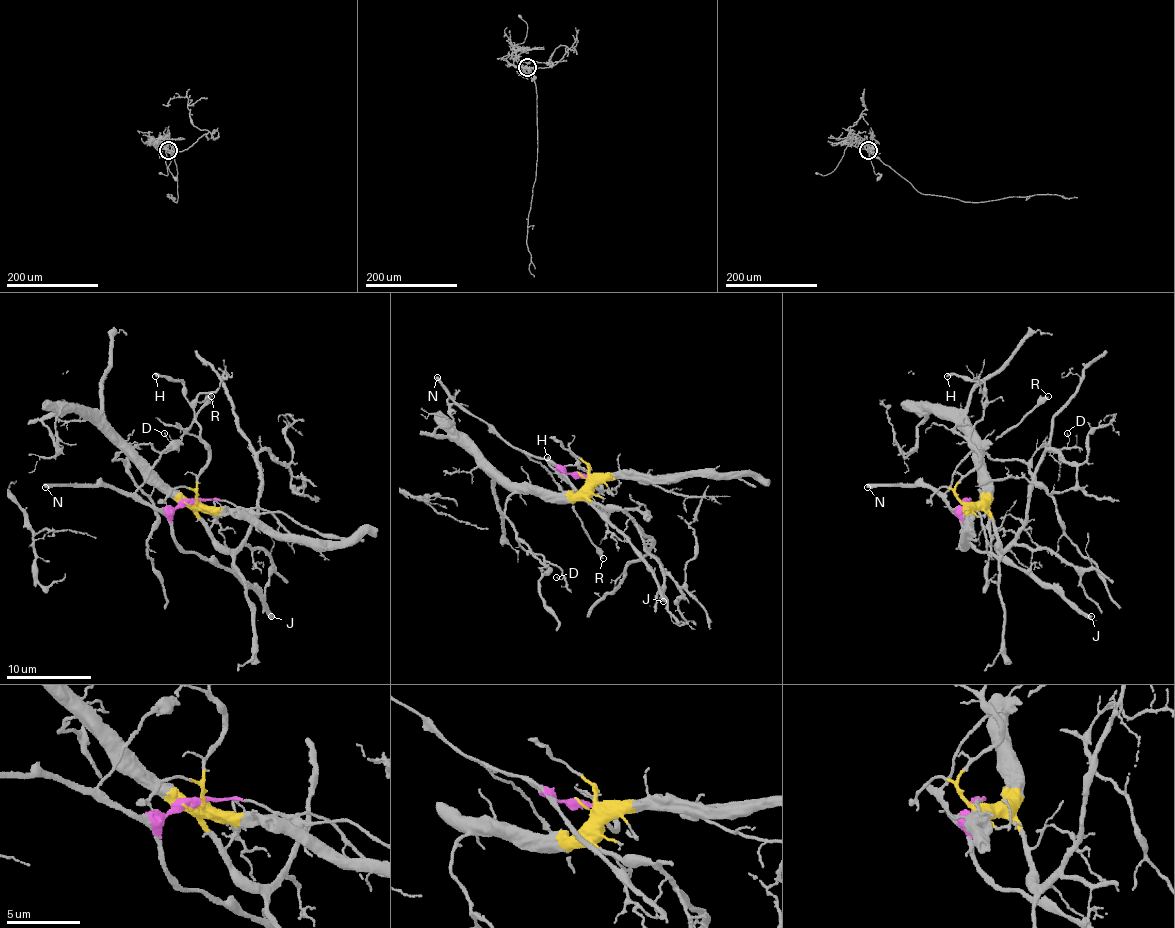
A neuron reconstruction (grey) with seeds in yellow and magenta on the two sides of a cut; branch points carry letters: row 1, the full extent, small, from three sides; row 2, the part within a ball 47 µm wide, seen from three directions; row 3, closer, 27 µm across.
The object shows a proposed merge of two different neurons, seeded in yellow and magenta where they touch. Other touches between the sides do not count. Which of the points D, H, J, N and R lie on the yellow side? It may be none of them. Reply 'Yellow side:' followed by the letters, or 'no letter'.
Yellow side: D, H

